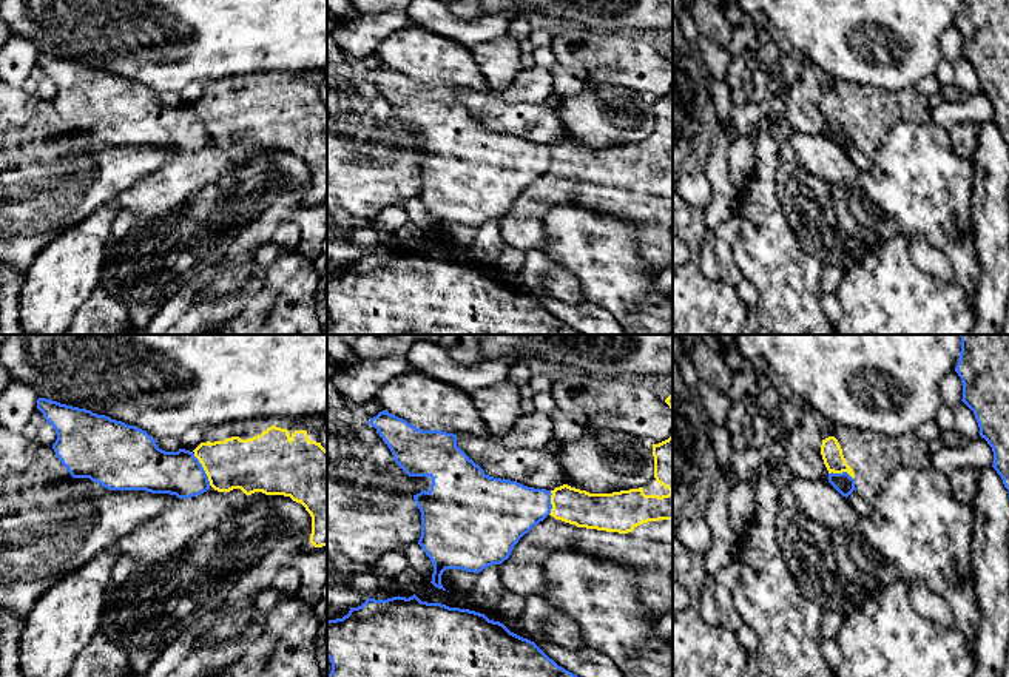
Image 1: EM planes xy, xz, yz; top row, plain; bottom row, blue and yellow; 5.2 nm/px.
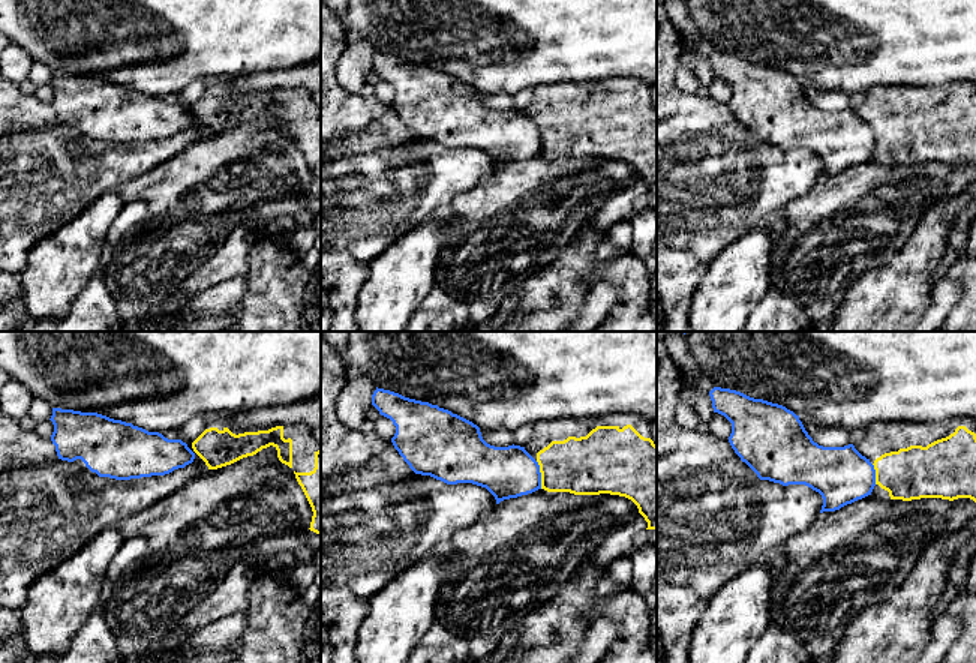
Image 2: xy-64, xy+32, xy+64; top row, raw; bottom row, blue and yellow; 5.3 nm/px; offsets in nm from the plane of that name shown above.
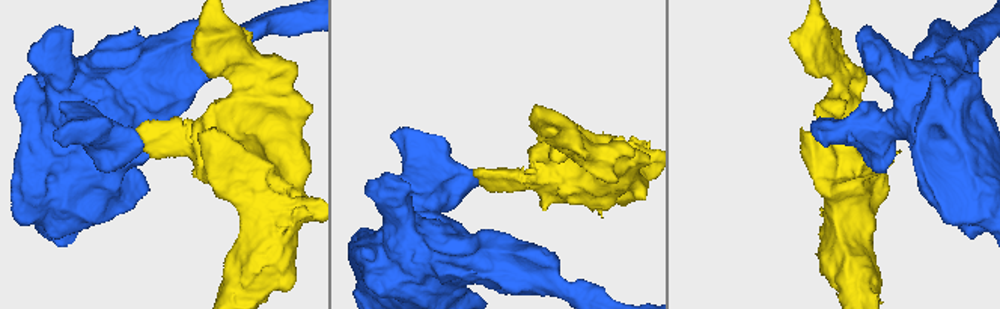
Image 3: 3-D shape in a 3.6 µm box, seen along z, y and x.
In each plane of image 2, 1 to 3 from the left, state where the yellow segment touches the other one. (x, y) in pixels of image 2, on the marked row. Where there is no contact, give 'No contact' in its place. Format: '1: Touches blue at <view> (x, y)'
1: No contact
2: Touches blue at xy+32 (540, 474)
3: Touches blue at xy+64 (874, 474)

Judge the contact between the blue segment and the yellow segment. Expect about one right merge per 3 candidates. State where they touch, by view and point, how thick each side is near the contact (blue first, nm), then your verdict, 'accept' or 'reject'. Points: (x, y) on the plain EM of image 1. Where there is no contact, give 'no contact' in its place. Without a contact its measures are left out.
xy (202, 124) | 240/280 nm | reject

